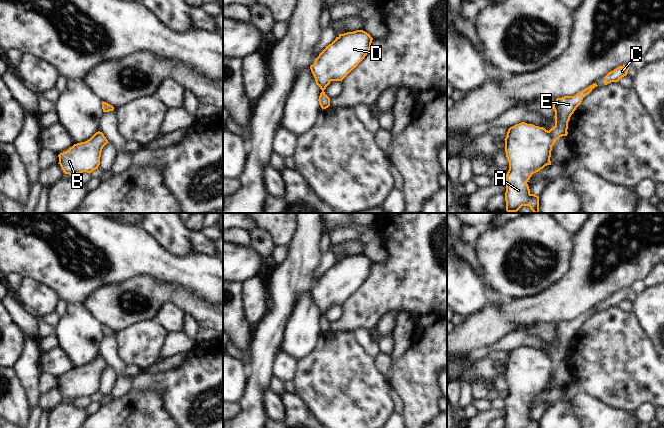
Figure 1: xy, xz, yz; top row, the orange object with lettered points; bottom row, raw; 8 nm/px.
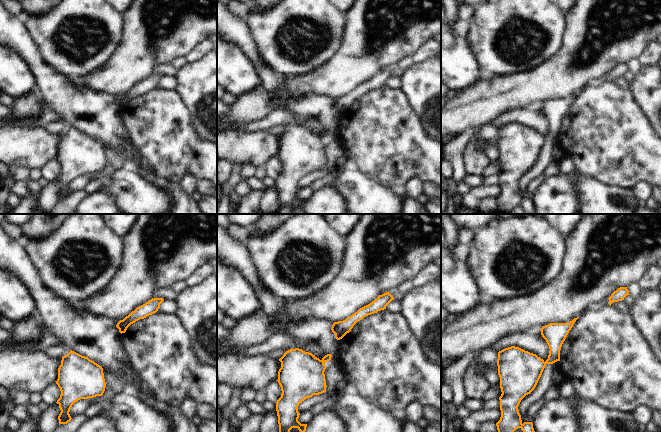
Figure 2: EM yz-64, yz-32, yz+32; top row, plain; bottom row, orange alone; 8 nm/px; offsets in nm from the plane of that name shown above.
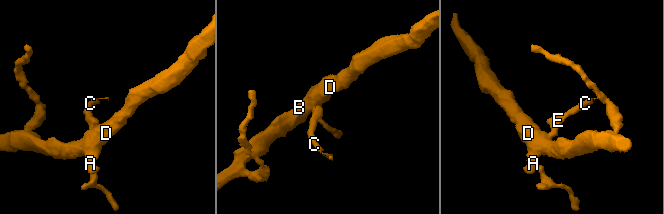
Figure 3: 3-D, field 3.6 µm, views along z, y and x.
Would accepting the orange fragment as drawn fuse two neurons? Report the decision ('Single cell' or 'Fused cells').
Fused cells.

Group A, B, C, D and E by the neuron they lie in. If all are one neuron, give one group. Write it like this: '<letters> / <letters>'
A B D / C E

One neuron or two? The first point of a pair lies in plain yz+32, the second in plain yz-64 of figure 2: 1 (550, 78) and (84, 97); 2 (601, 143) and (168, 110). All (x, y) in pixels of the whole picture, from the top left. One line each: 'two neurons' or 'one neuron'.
1: two neurons
2: one neuron

